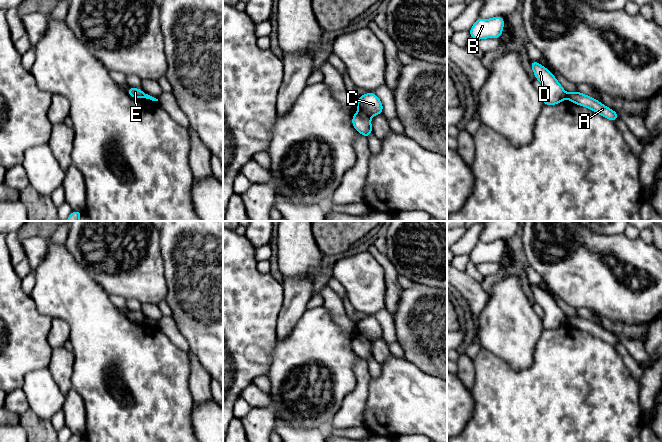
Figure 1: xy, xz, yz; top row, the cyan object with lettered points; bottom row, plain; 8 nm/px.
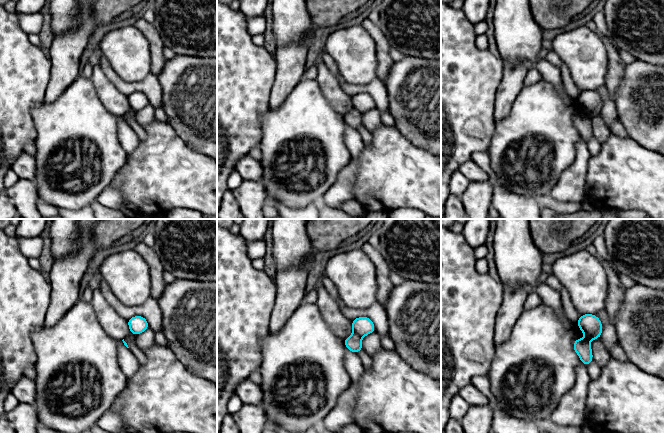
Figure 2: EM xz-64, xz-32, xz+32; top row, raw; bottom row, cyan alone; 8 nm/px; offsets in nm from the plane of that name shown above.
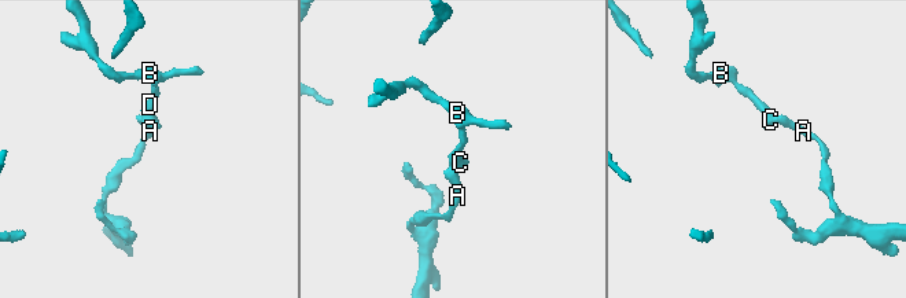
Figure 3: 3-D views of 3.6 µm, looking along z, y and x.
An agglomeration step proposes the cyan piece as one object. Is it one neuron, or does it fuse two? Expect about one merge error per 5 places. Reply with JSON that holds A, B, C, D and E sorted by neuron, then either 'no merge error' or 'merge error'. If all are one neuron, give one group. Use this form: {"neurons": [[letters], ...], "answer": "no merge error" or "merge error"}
{"neurons": [["A", "E"], ["B", "C", "D"]], "answer": "merge error"}

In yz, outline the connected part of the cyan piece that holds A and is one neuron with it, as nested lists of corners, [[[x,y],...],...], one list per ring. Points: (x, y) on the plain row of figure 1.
[[[579,315],[568,317],[567,323],[577,329],[587,331],[590,334],[600,338],[604,342],[607,342],[613,346],[617,343],[620,343],[616,335],[606,331],[604,328],[594,323],[593,321],[582,318]]]

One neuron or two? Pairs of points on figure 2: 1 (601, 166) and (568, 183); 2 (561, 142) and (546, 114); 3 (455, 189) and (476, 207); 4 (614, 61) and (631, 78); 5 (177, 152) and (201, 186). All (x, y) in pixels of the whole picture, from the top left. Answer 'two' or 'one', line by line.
1: two
2: one
3: two
4: two
5: one

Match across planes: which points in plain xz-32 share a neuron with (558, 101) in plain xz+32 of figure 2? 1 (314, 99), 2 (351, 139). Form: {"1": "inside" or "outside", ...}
{"1": "inside", "2": "outside"}

